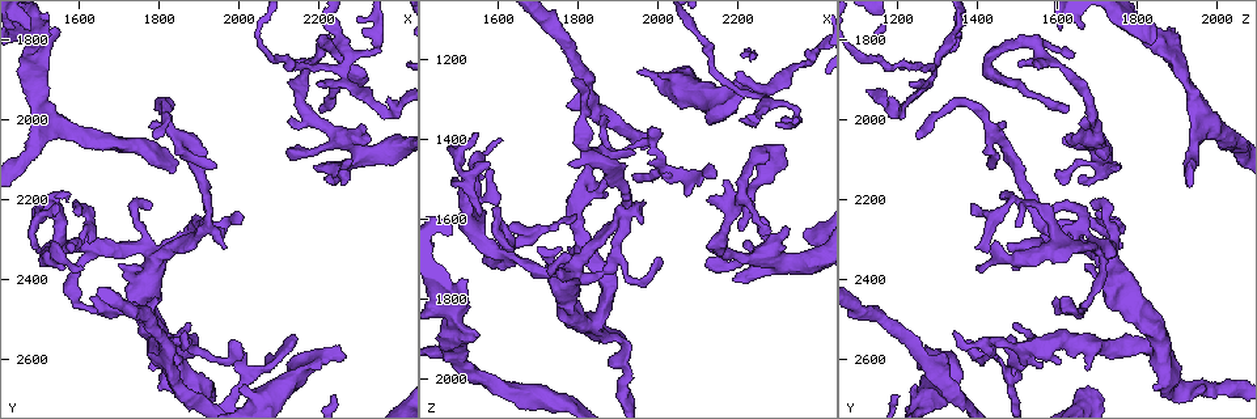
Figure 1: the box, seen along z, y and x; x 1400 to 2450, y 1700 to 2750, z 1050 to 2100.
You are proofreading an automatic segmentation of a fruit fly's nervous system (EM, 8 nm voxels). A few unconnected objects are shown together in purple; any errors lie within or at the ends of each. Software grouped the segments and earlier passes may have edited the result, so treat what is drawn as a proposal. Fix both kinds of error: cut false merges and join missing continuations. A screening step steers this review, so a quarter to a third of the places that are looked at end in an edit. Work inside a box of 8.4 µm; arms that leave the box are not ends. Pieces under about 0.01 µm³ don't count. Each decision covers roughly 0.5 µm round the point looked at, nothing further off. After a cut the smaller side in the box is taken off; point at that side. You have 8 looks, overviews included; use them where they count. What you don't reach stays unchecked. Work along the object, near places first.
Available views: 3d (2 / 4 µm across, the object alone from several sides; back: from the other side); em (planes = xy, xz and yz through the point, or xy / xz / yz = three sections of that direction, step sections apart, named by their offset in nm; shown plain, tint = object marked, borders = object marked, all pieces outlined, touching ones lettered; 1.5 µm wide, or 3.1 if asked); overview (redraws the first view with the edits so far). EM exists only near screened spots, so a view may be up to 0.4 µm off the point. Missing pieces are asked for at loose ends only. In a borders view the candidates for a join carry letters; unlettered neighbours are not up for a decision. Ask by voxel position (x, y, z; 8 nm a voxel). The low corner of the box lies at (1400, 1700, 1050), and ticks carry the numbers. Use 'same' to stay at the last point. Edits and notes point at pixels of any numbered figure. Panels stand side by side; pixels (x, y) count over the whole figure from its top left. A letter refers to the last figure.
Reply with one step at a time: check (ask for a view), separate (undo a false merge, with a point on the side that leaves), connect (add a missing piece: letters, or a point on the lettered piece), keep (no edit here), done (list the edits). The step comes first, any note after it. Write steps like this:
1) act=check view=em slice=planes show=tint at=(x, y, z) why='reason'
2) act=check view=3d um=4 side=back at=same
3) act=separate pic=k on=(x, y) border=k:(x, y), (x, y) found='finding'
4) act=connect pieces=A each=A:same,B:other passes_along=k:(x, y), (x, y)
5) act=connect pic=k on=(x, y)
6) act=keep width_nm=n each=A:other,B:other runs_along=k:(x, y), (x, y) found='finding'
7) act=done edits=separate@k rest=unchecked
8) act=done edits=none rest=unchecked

act=check view=em slice=xy step=8 show=tint at=(2375, 1990, 1210) why='abrupt turn'

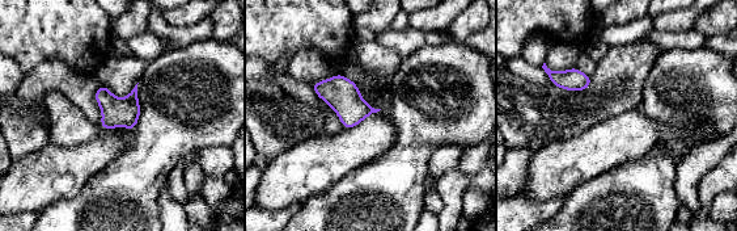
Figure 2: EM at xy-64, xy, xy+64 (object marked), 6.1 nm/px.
act=check view=em slice=planes show=borders at=same

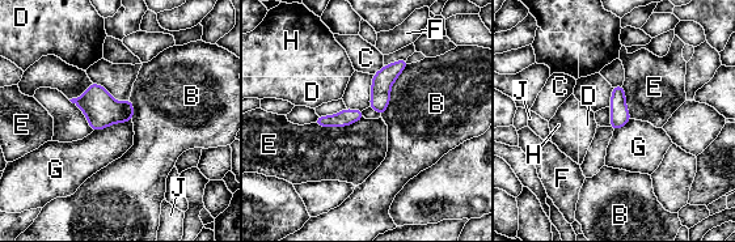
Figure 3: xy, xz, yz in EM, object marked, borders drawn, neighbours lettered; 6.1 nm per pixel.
act=keep each=B:other,C:other,D:other,E:other,F:other,G:other,H:other,J:other border=3:(131, 119), (115, 122), (93, 131) found='one cell here'

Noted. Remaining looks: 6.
act=check view=3d um=2 side=back at=(1975, 2320, 1560) why='branch stops here'

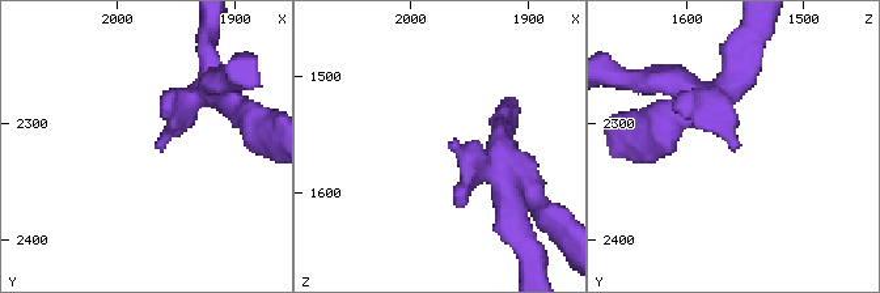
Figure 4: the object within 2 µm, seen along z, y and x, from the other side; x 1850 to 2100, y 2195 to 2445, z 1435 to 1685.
act=check view=em slice=planes show=borders at=(1966, 2320, 1556) why='need the tissue'

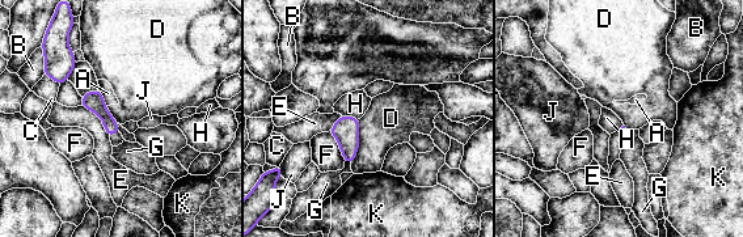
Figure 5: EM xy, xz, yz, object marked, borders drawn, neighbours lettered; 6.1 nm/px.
act=keep each=A:other,B:other,C:other,D:other,E:other,F:other,G:other,H:other,J:other,K:other border=5:(341, 114), (359, 118) found='no lettered piece goes on from it'

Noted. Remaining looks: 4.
act=check view=3d um=2 side=back at=(2200, 2080, 1710) why='thick turns thin'

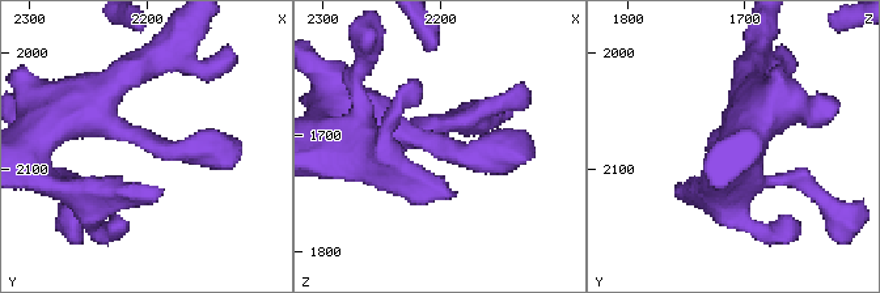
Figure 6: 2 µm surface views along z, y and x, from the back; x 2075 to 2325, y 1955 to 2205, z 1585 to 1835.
act=check view=em slice=yz step=8 show=tint at=(2200, 2074, 1708) why='now the EM'

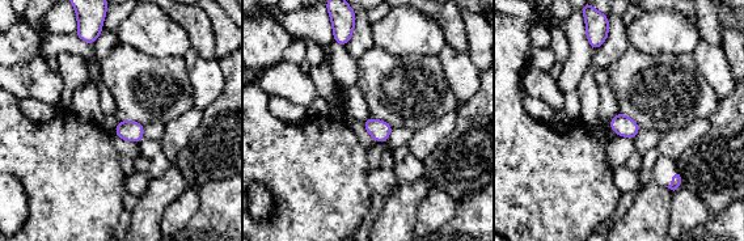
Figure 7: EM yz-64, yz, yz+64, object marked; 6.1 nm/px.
act=check view=em slice=planes show=borders at=same

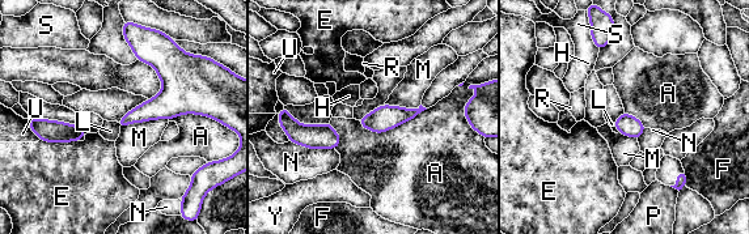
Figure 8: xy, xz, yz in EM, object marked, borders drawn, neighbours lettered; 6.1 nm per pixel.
act=keep longest_contact=A:440nm each=A:other,E:other,F:other,H:other,L:other,M:other,N:other,P:other,R:other,S:other,U:other,Y:other border=8:(168, 119), (131, 122), (121, 128) found='continuous, no second cell'

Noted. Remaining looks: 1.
act=done edits=none rest=unchecked

